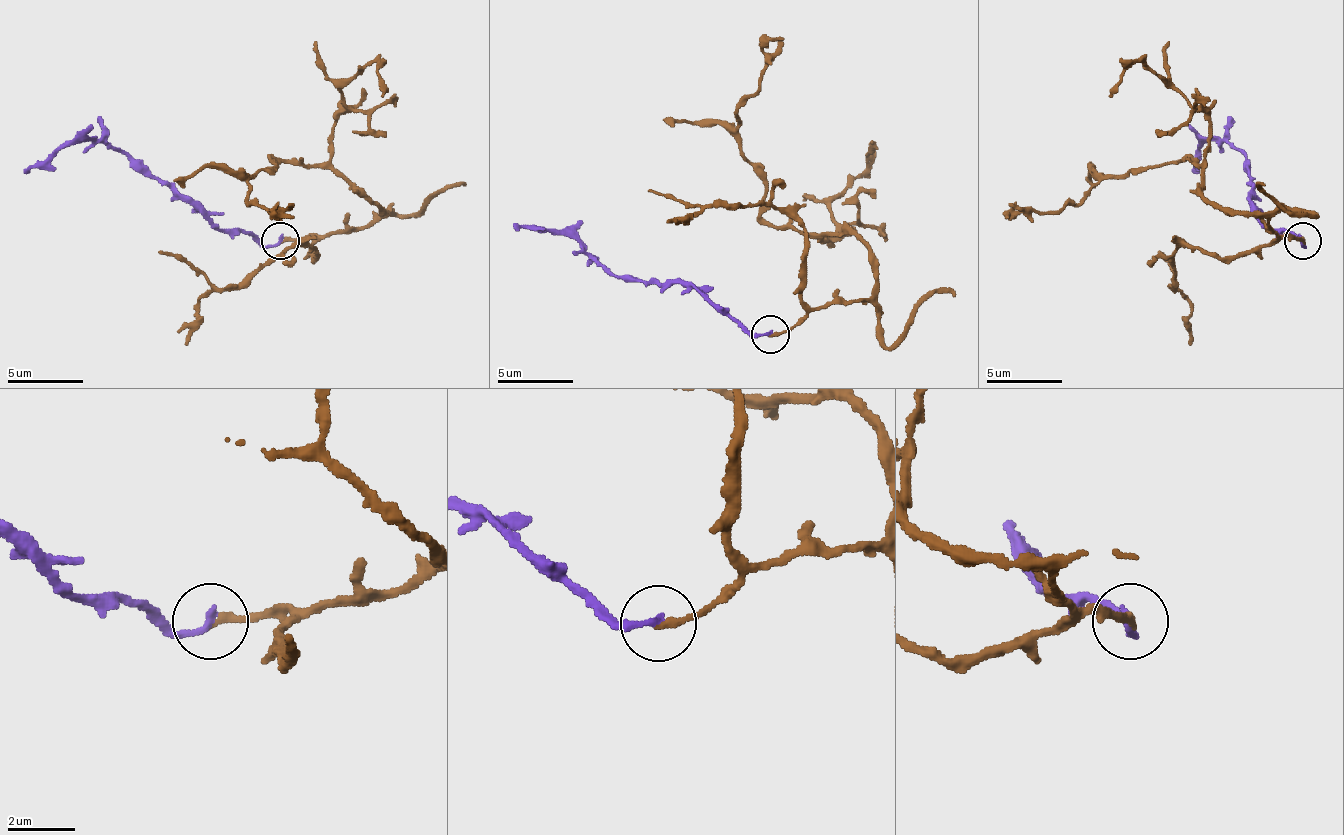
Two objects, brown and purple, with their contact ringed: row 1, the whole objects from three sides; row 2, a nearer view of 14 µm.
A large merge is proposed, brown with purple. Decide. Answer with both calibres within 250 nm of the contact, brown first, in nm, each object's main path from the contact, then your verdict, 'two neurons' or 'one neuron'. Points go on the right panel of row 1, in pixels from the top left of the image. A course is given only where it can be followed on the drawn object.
calibres 220 and 220 nm; course brown (1302, 242), (1256, 215), (1226, 215), (1188, 159), (1007, 219); course purple (1302, 242), (1290, 230), (1271, 230), (1253, 208), (1249, 162), (1226, 143), (1207, 140), (1192, 174); one neuron

